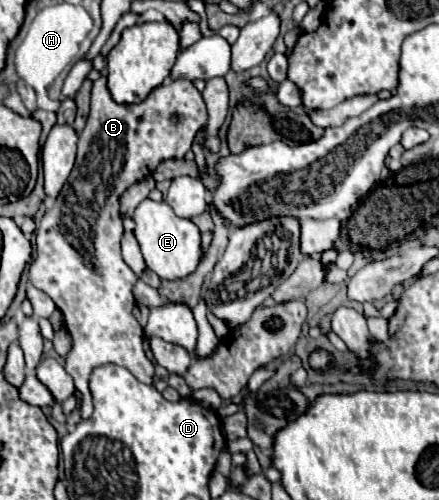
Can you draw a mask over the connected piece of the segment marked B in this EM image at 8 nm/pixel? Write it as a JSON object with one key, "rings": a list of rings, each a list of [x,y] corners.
{"rings":[[[105,78],[93,82],[91,88],[91,110],[87,116],[87,124],[79,134],[77,146],[77,162],[69,176],[69,182],[63,186],[61,196],[55,200],[53,208],[43,216],[41,226],[35,232],[35,256],[29,264],[29,280],[43,290],[55,306],[63,312],[65,326],[73,338],[73,348],[67,354],[65,370],[73,378],[75,388],[81,396],[81,418],[91,416],[91,392],[87,386],[87,378],[95,366],[101,364],[117,364],[127,368],[139,382],[153,382],[151,360],[143,350],[143,328],[133,316],[135,298],[131,294],[133,284],[137,282],[137,274],[125,264],[121,256],[121,236],[123,224],[119,216],[119,196],[143,176],[151,174],[159,166],[159,162],[169,158],[183,158],[191,150],[191,142],[195,138],[195,130],[199,126],[207,126],[207,108],[199,94],[199,90],[183,78],[167,80],[139,104],[117,104],[107,86]]]}

